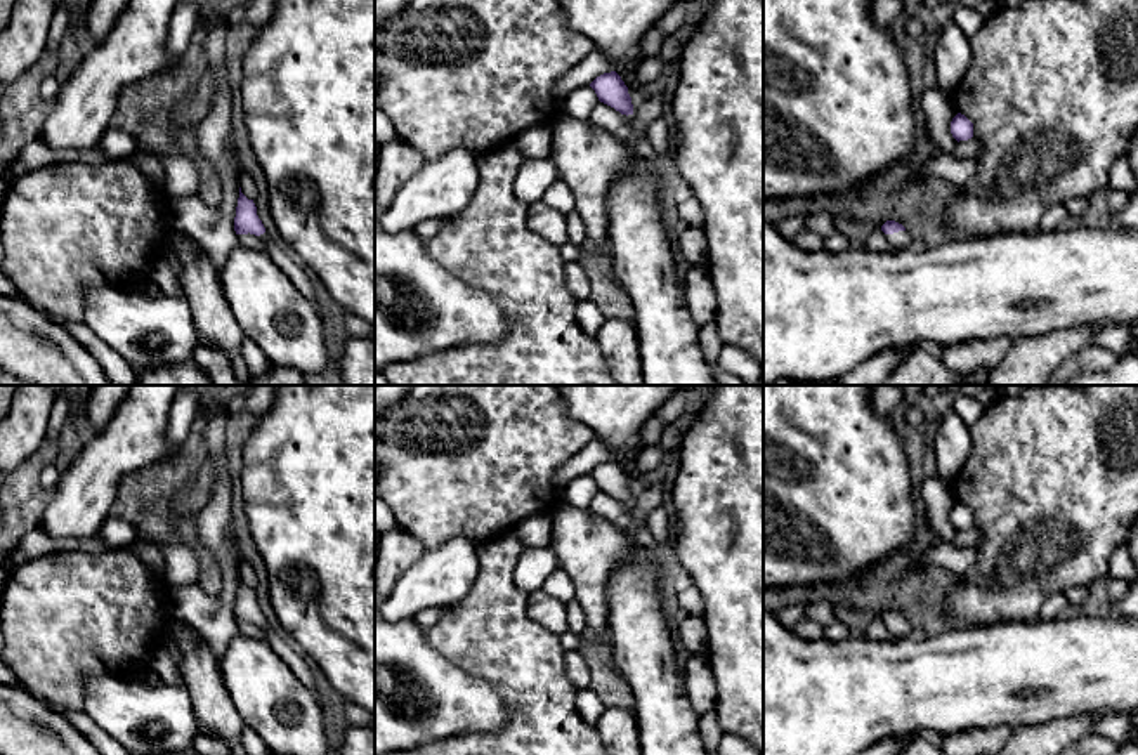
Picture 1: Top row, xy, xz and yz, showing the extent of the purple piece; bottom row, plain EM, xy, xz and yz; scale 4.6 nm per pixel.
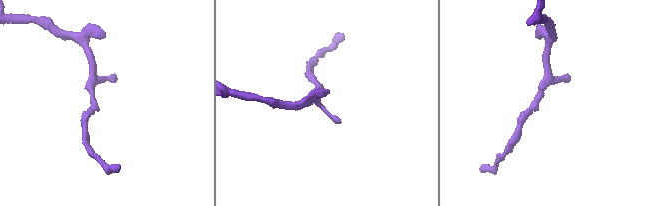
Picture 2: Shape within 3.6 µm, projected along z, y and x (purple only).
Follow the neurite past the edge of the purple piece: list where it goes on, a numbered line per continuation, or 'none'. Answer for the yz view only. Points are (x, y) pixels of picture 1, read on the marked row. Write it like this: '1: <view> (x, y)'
1: yz (901, 240)

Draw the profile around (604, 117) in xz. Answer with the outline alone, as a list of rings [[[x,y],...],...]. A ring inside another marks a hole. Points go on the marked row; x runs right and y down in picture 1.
[[[598,102],[586,120],[590,125],[619,137],[626,127],[626,118],[614,108]]]

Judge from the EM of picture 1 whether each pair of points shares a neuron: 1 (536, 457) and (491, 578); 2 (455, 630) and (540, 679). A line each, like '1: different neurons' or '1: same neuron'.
1: different neurons
2: same neuron

